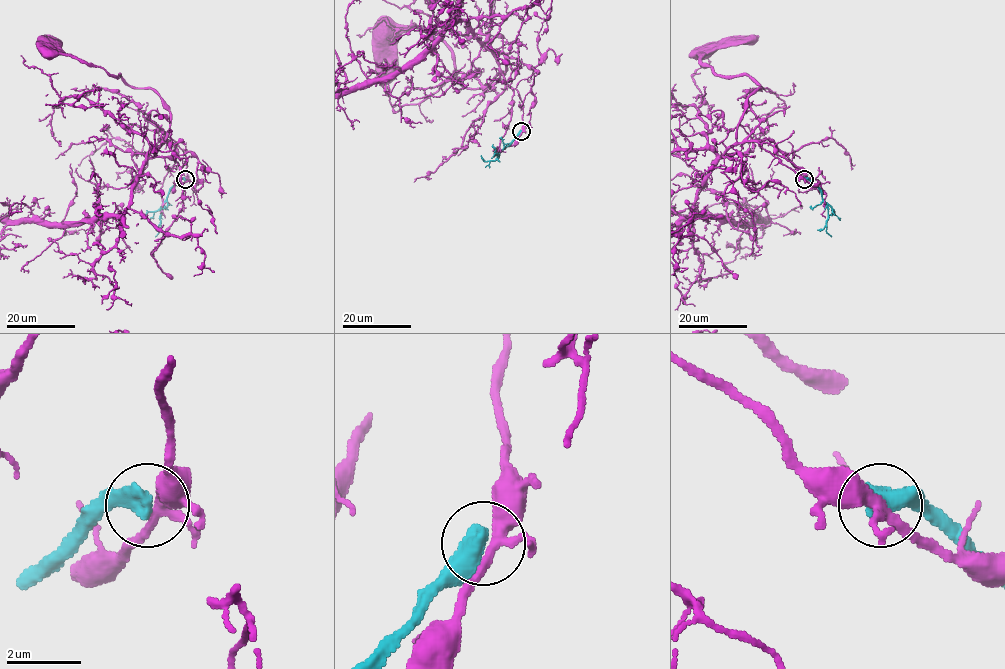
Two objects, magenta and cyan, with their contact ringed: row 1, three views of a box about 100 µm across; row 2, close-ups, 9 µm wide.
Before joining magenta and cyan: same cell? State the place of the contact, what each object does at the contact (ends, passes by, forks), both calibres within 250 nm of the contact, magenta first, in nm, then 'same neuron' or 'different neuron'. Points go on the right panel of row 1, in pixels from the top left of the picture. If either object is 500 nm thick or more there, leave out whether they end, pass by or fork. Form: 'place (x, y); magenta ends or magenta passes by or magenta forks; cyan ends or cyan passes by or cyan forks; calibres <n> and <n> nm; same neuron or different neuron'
place (804, 179); calibres 280 and 600 nm; different neuron

